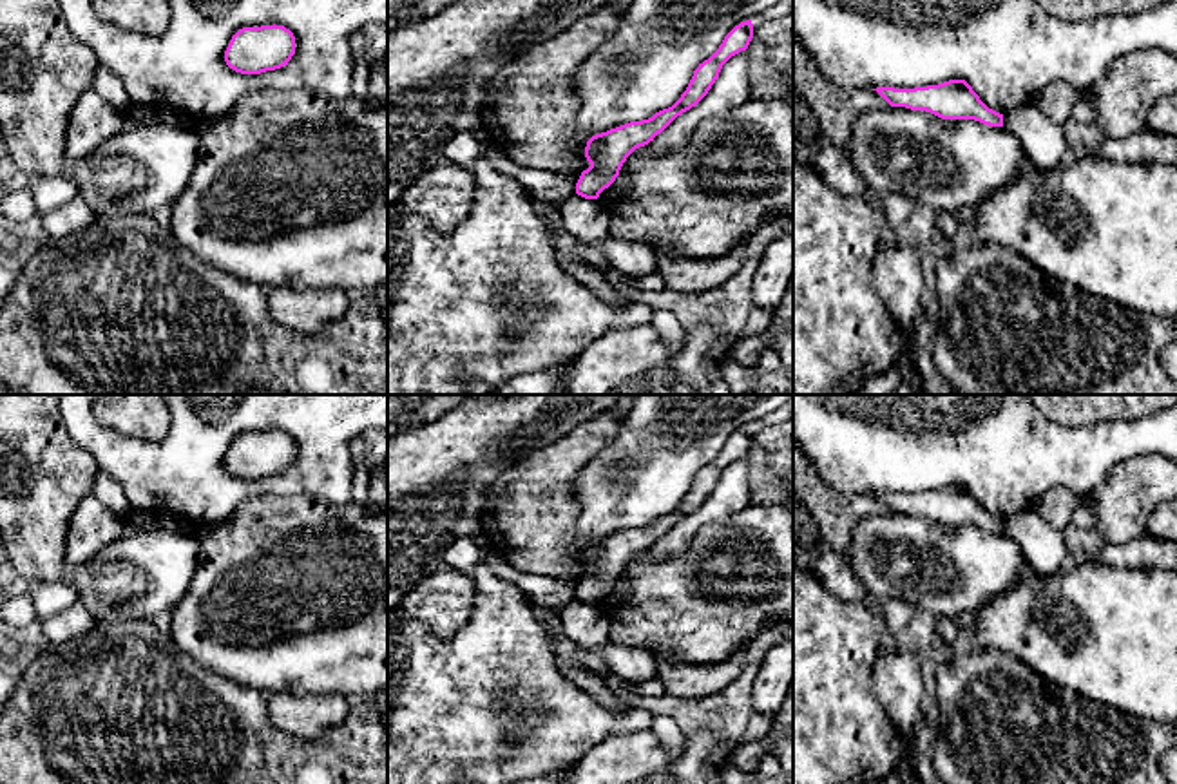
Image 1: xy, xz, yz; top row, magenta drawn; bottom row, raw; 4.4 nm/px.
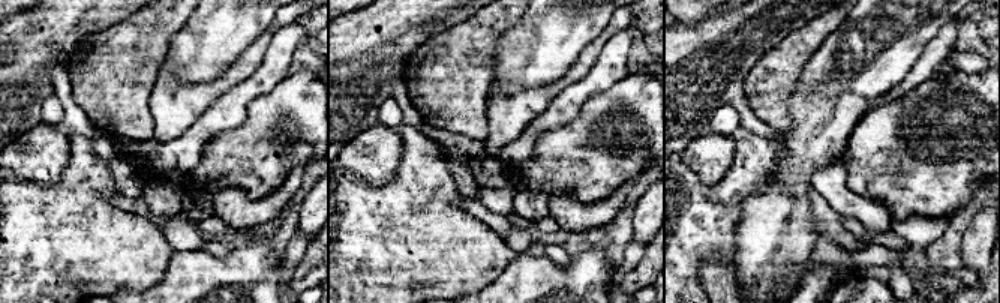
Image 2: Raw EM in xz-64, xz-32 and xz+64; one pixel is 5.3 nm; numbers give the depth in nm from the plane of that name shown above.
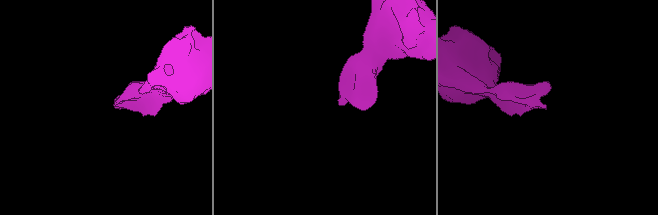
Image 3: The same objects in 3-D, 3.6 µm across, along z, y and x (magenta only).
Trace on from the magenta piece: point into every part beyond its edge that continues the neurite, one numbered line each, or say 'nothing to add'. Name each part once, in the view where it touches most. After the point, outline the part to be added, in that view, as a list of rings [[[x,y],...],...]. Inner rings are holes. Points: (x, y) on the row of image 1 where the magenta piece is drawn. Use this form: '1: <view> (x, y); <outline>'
nothing to add

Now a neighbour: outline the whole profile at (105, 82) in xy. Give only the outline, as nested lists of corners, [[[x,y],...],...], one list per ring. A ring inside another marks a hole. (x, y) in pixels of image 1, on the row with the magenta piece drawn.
[[[98,65],[91,83],[103,100],[110,101],[116,109],[125,110],[130,101],[121,80],[107,67]]]

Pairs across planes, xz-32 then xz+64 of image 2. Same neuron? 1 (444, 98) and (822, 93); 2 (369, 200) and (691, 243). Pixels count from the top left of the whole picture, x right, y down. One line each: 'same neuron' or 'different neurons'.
1: different neurons
2: same neuron

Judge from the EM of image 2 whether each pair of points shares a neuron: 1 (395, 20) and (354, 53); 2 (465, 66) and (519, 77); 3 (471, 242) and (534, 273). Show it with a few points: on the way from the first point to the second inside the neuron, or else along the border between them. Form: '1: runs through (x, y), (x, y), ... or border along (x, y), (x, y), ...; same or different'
1: runs through (384, 30), (365, 50); same
2: border along (501, 38), (495, 50), (492, 83), (486, 98); different
3: border along (544, 254), (516, 257), (486, 287); different

